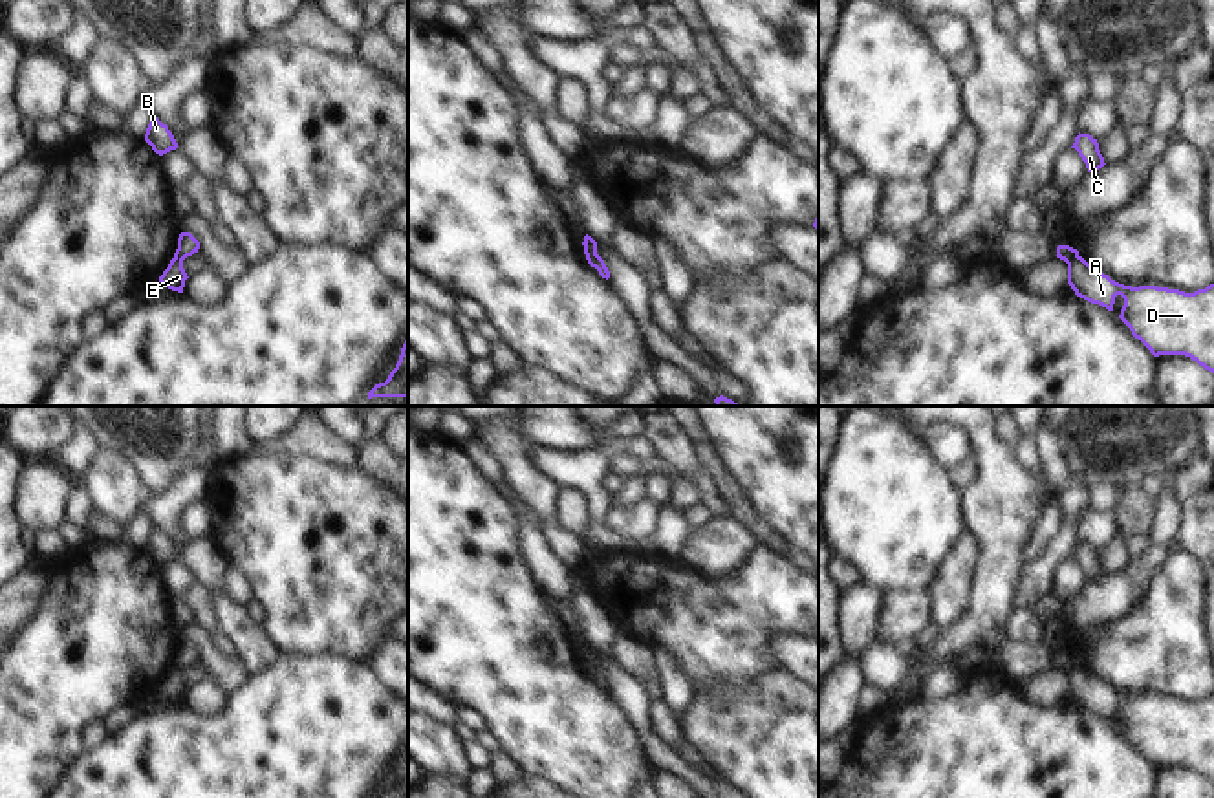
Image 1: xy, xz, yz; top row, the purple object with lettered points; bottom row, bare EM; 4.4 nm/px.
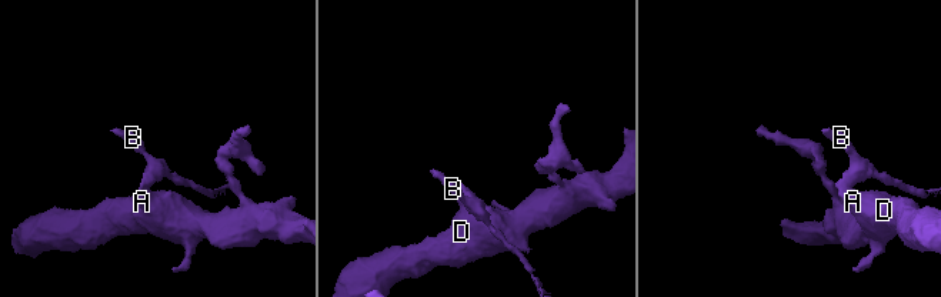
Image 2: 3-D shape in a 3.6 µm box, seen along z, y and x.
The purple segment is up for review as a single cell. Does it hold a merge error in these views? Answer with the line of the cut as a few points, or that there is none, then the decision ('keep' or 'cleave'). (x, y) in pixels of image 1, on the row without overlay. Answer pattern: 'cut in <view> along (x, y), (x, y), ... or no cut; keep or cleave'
cut in yz along (1077, 665), (1066, 672); cleave

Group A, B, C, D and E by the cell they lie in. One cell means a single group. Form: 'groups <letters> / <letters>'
groups A D E / B C

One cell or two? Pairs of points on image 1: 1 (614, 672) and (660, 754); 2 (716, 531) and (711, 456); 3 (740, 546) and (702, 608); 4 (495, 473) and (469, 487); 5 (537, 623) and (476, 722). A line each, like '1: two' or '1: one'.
1: one
2: two
3: two
4: two
5: two

